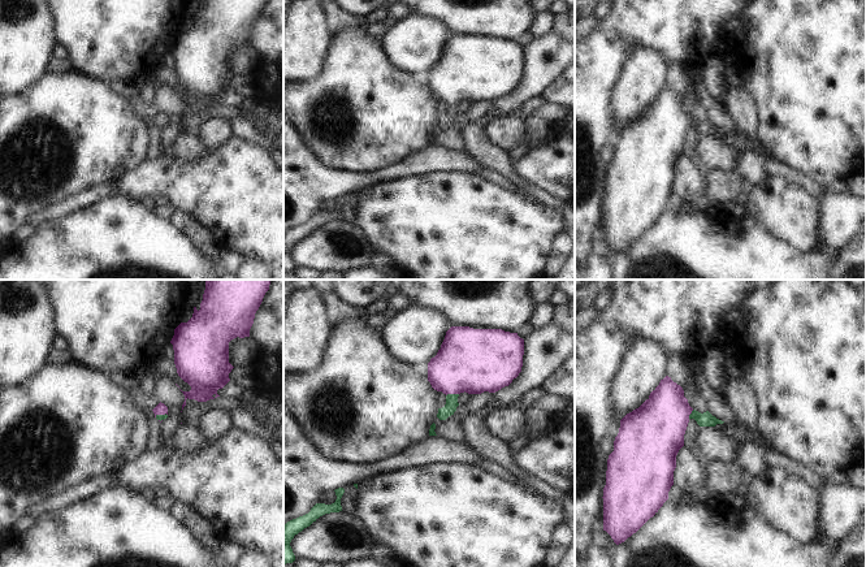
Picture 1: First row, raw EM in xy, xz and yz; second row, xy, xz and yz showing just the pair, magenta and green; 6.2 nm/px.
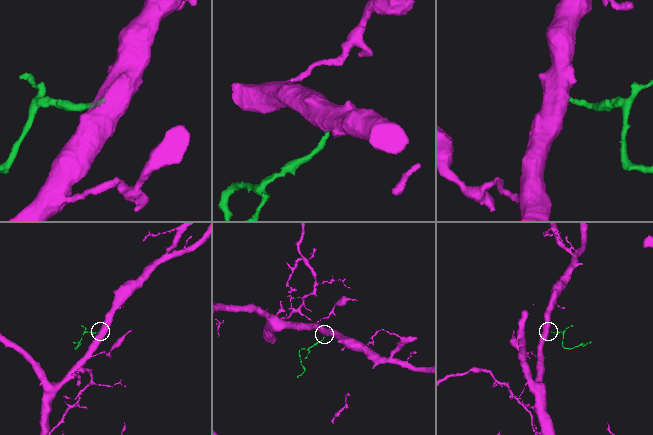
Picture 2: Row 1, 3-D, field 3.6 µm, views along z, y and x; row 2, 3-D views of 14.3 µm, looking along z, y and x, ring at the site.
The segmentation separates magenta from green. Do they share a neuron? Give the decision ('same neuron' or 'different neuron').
same neuron

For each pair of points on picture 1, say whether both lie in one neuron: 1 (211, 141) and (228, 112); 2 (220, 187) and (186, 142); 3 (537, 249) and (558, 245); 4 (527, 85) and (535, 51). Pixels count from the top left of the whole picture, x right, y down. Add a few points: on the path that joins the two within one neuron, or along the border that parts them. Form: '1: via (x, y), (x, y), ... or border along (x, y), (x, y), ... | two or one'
1: border along (232, 120), (208, 117), (196, 133) | two
2: border along (209, 151), (191, 163), (169, 158) | two
3: border along (561, 230), (553, 239), (551, 250), (544, 265) | two
4: via (535, 77), (535, 59) | one

